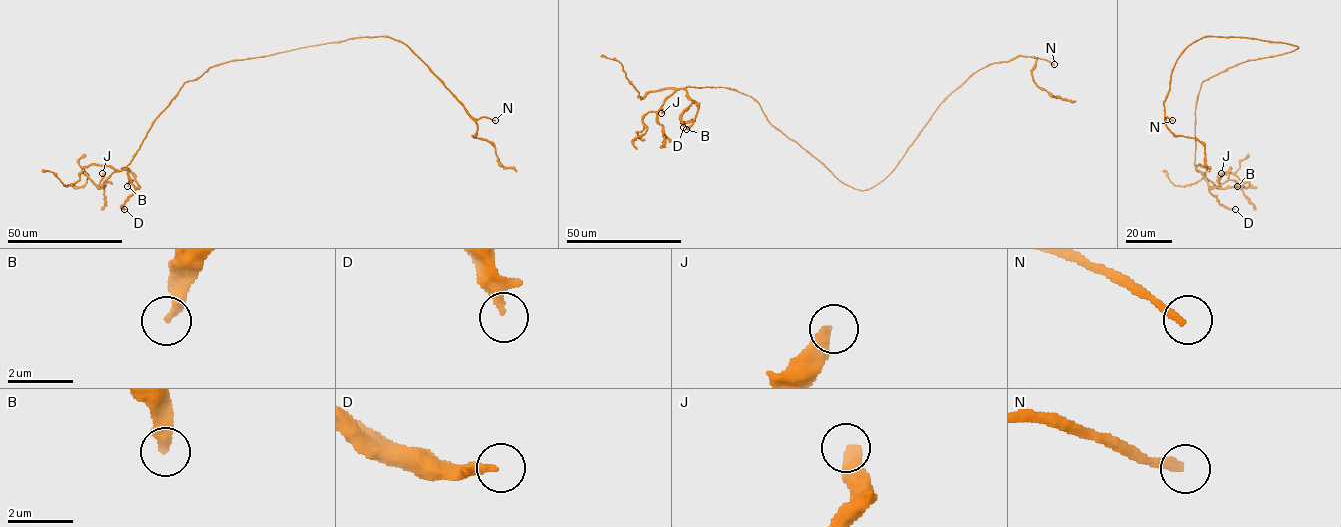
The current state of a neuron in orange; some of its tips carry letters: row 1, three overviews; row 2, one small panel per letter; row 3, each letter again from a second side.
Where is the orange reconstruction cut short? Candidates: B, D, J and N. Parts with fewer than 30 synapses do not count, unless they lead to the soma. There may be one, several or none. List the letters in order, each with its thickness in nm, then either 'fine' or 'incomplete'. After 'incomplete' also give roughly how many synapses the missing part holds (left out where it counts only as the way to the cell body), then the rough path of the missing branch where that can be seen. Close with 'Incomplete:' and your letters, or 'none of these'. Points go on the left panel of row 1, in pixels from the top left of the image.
B: 320 nm | fine
D: 200 nm | fine
J: 400 nm | fine
N: 280 nm | incomplete | 60 syn | (495, 120), (504, 123), (524, 148), (536, 151), (536, 145), (525, 132), (528, 133)
Incomplete: N

